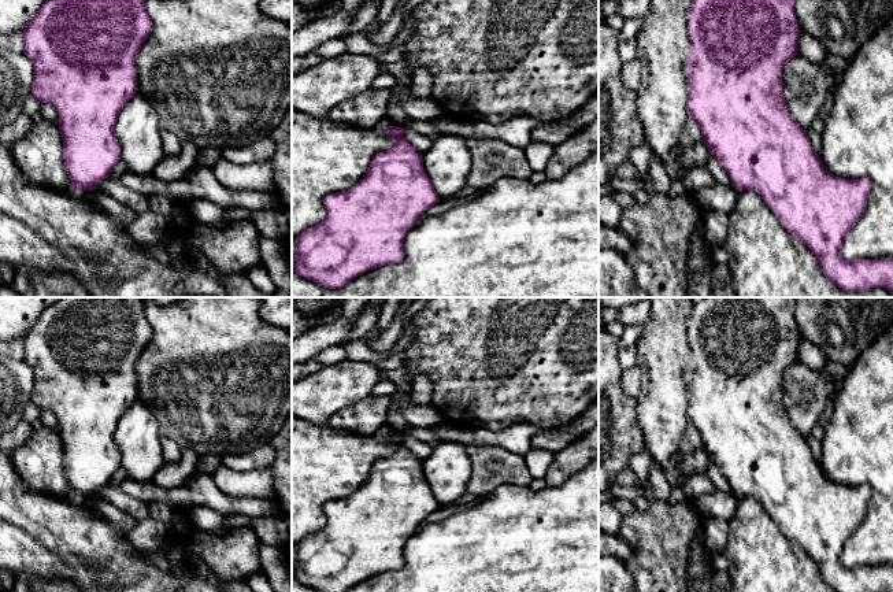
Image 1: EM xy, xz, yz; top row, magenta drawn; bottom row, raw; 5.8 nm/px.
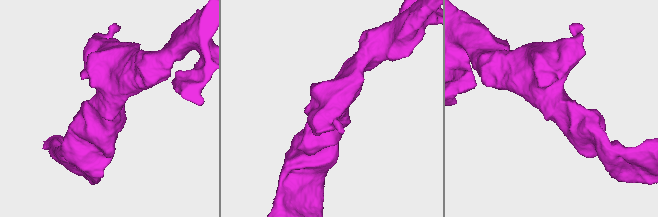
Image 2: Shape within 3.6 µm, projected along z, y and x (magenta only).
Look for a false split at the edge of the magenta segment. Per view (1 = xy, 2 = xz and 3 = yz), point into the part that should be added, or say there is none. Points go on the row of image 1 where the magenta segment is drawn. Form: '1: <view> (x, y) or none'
1: none
2: none
3: none

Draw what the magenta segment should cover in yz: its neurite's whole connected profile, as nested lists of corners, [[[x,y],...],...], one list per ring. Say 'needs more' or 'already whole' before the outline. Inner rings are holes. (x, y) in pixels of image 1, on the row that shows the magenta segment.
already whole; [[[692,0],[688,33],[690,45],[685,75],[689,82],[689,118],[696,121],[703,143],[729,174],[731,186],[737,192],[752,189],[759,193],[786,232],[797,236],[812,251],[826,278],[842,291],[861,292],[881,286],[893,292],[893,258],[844,259],[841,255],[848,233],[864,212],[871,181],[830,174],[814,151],[807,130],[790,115],[785,101],[782,69],[797,55],[801,33],[794,0]]]

